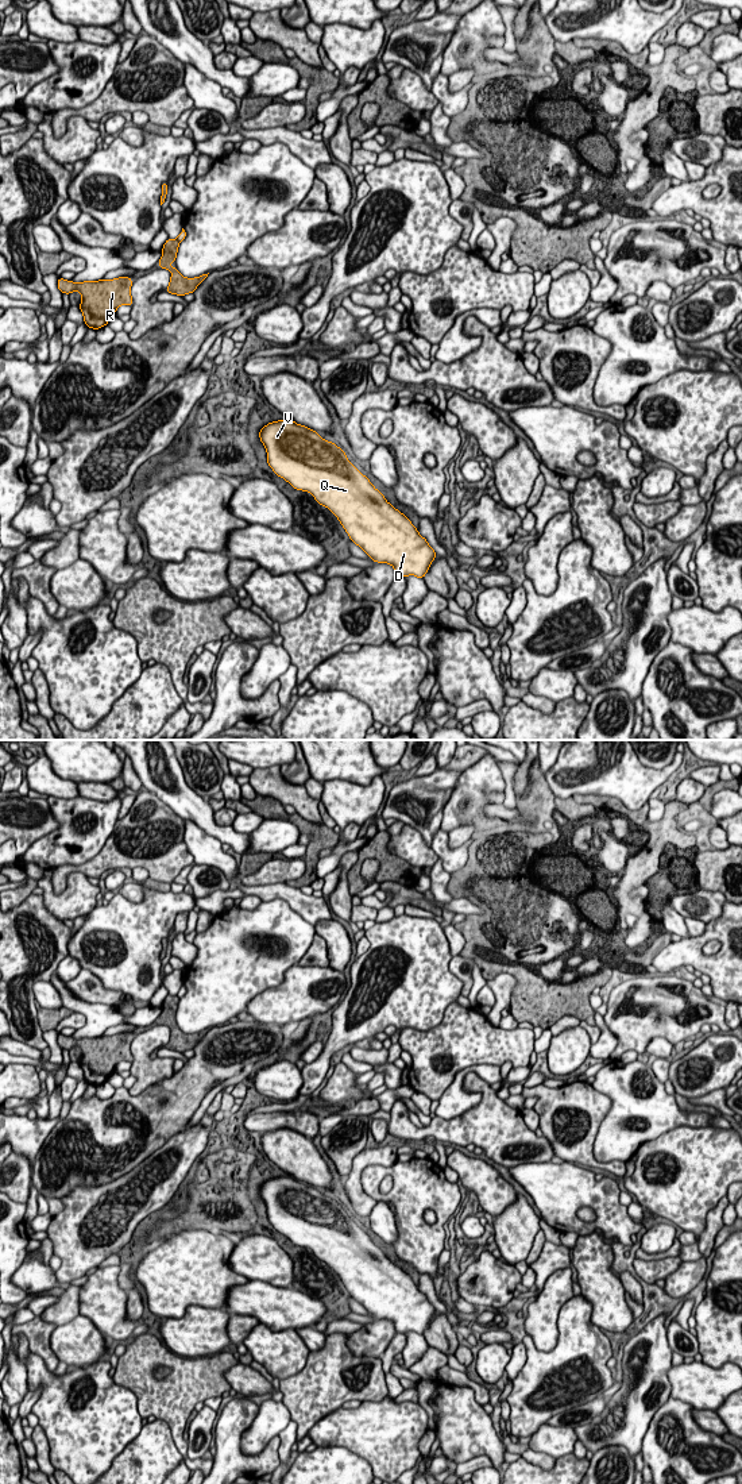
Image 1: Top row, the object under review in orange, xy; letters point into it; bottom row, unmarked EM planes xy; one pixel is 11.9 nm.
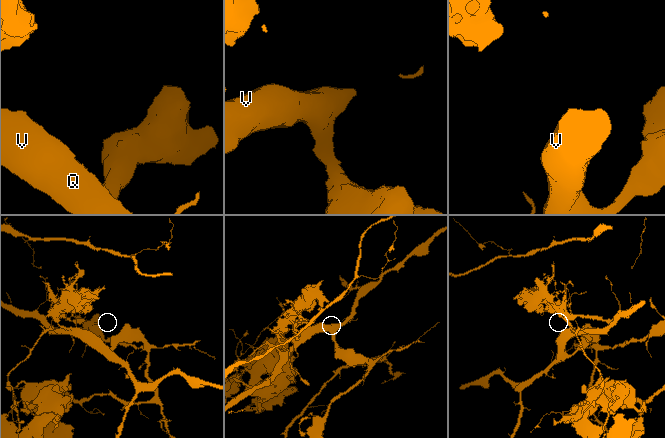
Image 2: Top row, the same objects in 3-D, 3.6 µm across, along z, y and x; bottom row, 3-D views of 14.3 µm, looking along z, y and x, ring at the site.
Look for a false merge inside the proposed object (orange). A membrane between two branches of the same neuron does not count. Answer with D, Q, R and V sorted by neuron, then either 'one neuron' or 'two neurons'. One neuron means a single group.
D Q V / R; two neurons

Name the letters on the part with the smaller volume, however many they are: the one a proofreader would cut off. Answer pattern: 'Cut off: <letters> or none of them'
Cut off: R

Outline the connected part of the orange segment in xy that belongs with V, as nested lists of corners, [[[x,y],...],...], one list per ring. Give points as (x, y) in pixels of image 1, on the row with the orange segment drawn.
[[[291,419],[268,423],[259,431],[259,438],[275,475],[297,490],[309,492],[320,505],[328,508],[339,519],[351,541],[372,562],[391,564],[397,577],[425,577],[437,554],[411,521],[389,504],[370,479],[348,460],[340,447]]]

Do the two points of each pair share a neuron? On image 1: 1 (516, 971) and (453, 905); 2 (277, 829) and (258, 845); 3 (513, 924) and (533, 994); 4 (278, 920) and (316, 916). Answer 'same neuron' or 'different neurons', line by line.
1: different neurons
2: same neuron
3: same neuron
4: different neurons

